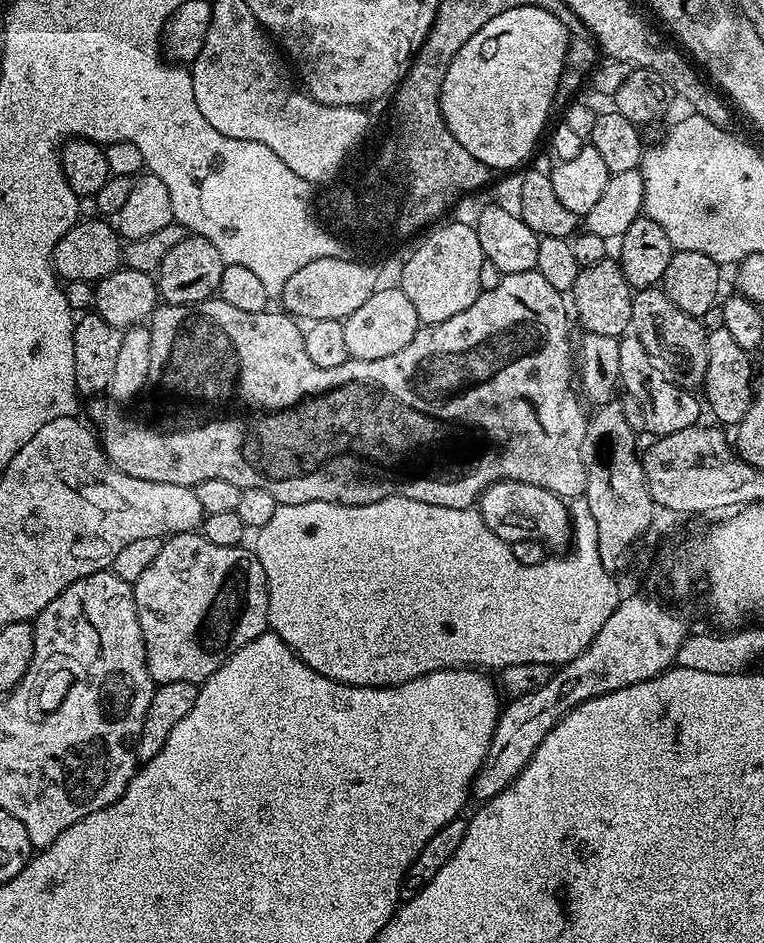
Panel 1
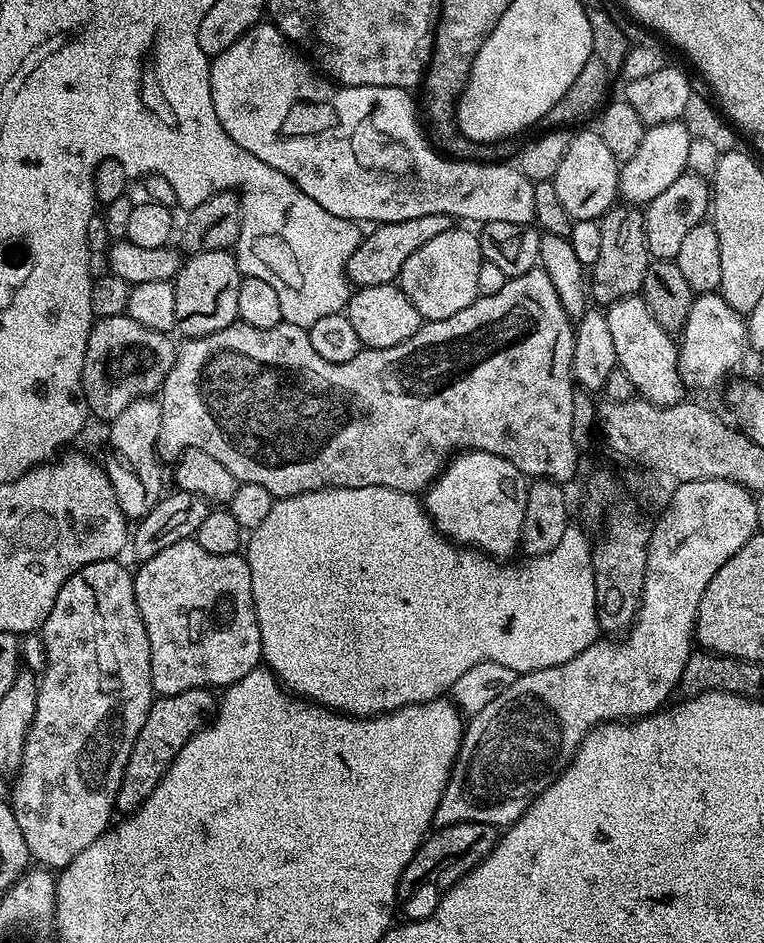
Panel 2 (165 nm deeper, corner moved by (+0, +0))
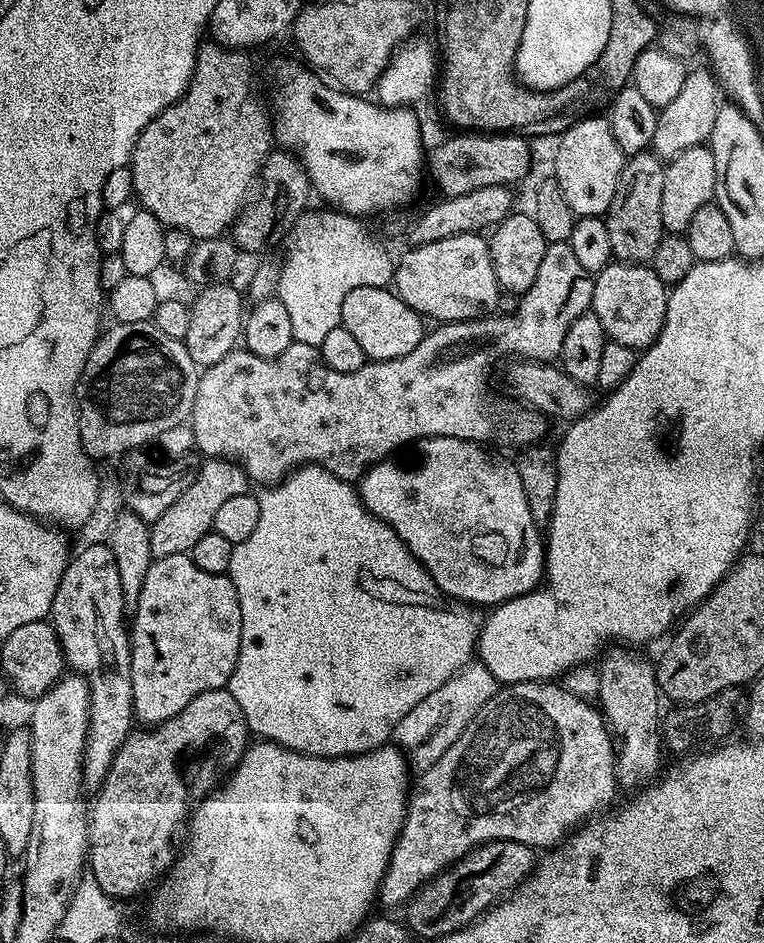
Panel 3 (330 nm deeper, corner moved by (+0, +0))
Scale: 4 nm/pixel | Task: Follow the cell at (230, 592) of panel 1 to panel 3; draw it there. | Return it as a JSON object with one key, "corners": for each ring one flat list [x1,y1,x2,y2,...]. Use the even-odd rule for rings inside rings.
{"corners":[[170,554,169,556,157,556,153,559,152,565,143,579,141,594,138,596,138,604,135,611,130,616,130,639,132,642,132,689,134,690,134,710,135,719,140,720,141,725,155,726,174,718,182,710,186,710,186,705,194,702,198,694,206,690,223,688,227,685,230,674,238,662,238,650,240,649,240,639,242,638,242,610,238,606,238,594,234,590,234,582,225,574,206,574,206,570,198,570,194,566,191,555]]}

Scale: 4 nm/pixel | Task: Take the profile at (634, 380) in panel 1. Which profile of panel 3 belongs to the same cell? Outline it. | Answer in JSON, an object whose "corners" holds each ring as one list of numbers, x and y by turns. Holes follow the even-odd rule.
{"corners":[[613,262,601,272,595,273,590,311,598,314,598,322,602,322,602,330,608,340,643,350,656,341,662,330,669,291,669,285,664,284,662,278,658,278,656,271,647,263]]}

